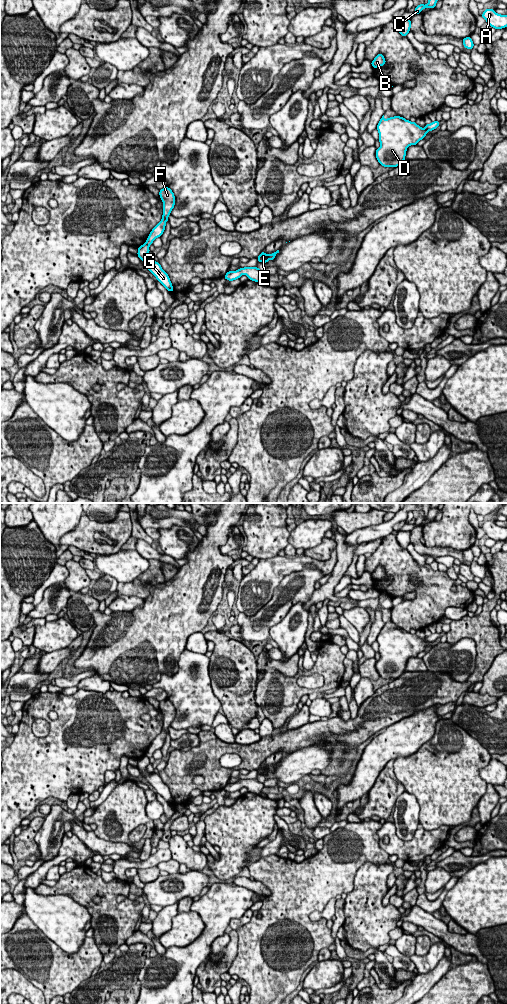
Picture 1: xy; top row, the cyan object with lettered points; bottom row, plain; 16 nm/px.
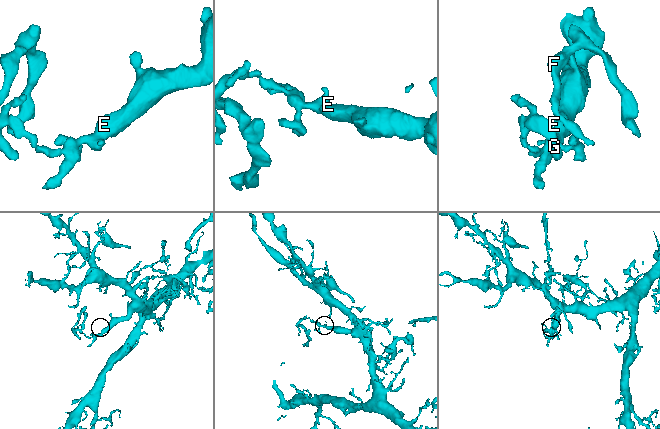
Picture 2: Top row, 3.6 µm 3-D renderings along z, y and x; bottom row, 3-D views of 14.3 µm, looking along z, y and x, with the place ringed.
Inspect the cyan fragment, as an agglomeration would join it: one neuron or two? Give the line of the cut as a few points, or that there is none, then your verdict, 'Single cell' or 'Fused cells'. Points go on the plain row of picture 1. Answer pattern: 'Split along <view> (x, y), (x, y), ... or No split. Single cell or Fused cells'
Split along xy (145, 755), (148, 758). Fused cells

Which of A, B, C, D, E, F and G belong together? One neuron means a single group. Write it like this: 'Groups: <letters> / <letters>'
Groups: A B C D E G / F

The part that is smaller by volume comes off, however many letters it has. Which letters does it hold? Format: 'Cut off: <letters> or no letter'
Cut off: F

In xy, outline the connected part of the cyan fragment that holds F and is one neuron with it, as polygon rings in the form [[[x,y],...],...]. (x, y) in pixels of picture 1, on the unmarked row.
[[[167,698],[160,701],[159,708],[163,714],[163,727],[161,733],[152,741],[146,752],[146,756],[148,758],[152,757],[156,750],[162,748],[165,742],[166,734],[169,732],[168,728],[171,726],[171,723],[175,718],[175,707]]]

